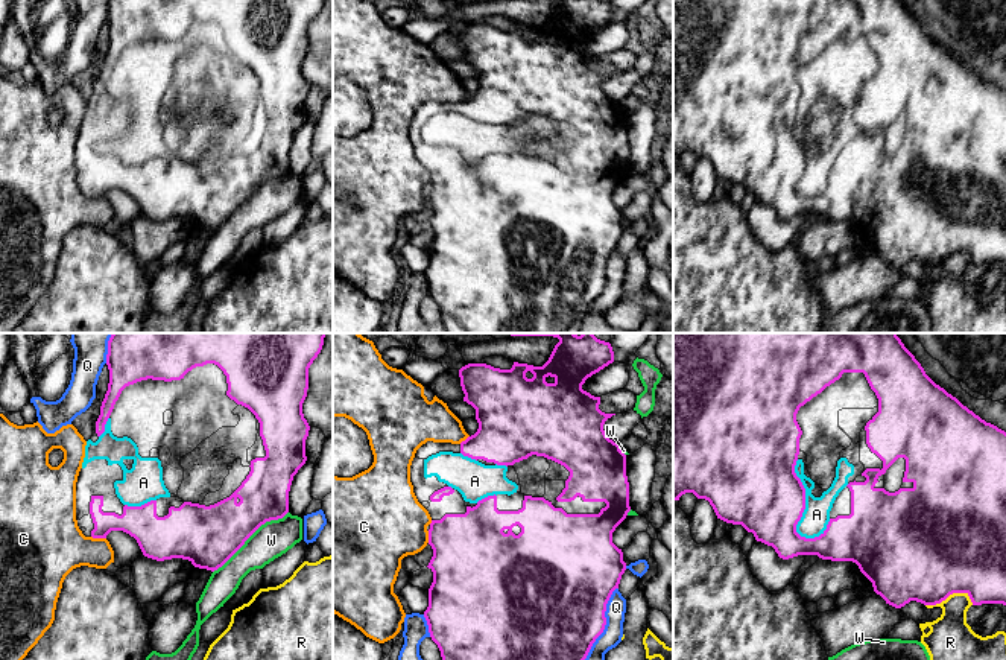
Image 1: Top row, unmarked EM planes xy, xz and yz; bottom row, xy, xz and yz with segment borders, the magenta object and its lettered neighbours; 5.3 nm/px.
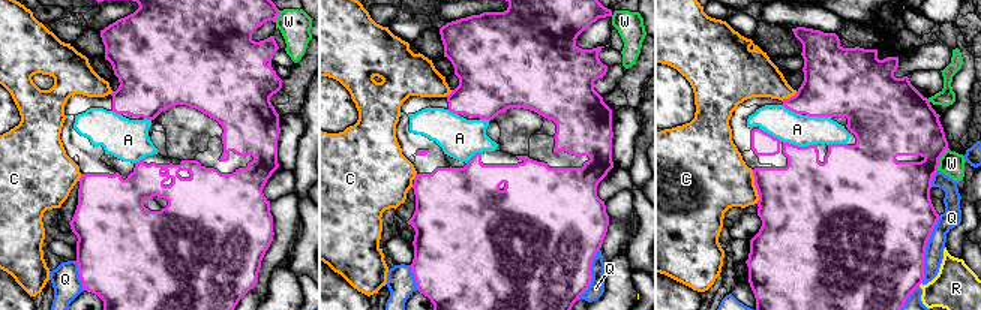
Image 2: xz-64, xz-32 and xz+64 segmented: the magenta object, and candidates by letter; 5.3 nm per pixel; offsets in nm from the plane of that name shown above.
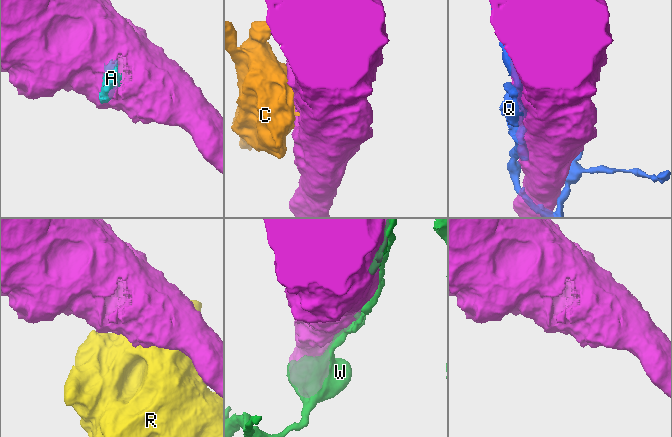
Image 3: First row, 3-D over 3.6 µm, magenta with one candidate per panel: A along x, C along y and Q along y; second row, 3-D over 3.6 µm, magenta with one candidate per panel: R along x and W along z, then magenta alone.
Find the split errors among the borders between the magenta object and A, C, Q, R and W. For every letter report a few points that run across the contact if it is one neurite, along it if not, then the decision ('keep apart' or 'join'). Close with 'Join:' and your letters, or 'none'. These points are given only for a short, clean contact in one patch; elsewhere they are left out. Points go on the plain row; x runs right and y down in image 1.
A: join
C: keep apart
Q: keep apart
R: keep apart
W: keep apart
Join: A

